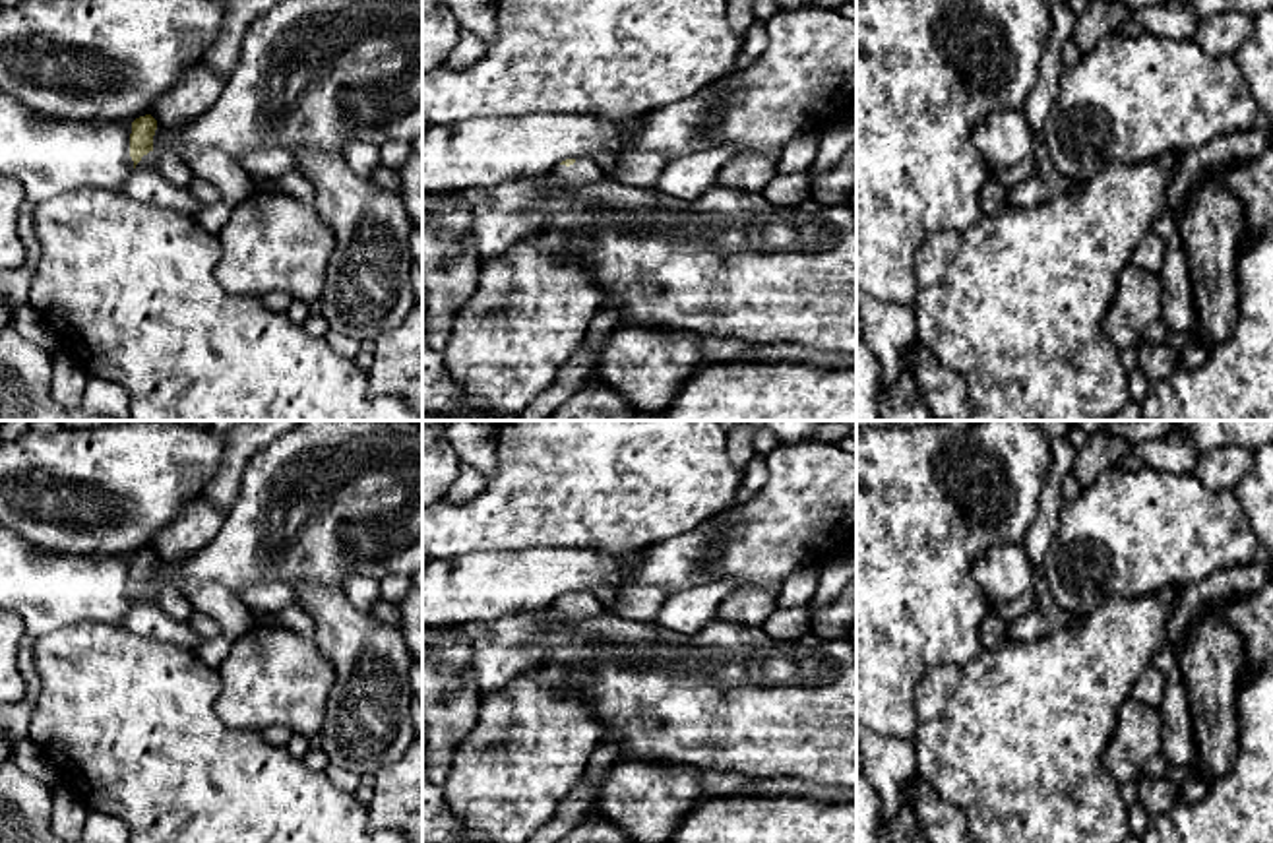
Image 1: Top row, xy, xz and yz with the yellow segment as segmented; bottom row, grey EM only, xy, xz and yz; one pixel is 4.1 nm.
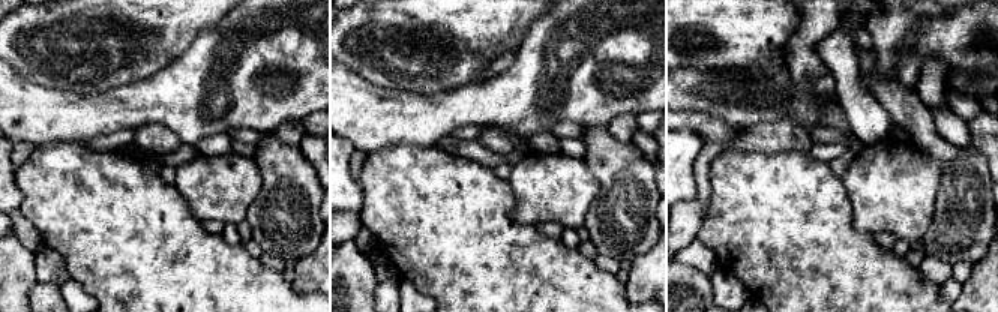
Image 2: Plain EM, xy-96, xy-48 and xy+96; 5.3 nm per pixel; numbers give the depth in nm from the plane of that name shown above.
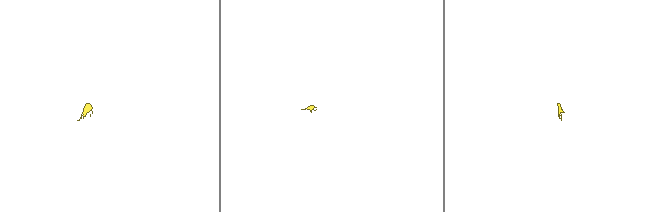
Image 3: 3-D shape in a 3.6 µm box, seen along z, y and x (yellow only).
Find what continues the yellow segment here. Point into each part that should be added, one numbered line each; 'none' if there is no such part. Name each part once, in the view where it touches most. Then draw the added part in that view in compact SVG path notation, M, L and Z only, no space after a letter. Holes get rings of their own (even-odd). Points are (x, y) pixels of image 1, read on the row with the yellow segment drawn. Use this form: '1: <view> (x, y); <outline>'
1: xy (146, 183); M155 149L143 155L118 192L136 202L161 205L196 217L202 203L186 188L171 184L159 172L159 157L161 155Z

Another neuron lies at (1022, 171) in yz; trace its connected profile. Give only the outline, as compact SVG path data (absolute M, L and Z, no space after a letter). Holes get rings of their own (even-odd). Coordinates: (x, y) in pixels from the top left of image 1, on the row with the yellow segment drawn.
M1029 155L1021 163L1017 163L1015 167L996 171L990 176L996 178L1002 186L1011 188L1011 186L1027 180L1029 176L1033 176L1035 171L1037 171L1035 157Z

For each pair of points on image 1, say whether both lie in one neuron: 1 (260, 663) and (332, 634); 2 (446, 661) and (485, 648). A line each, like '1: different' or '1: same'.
1: different
2: different

